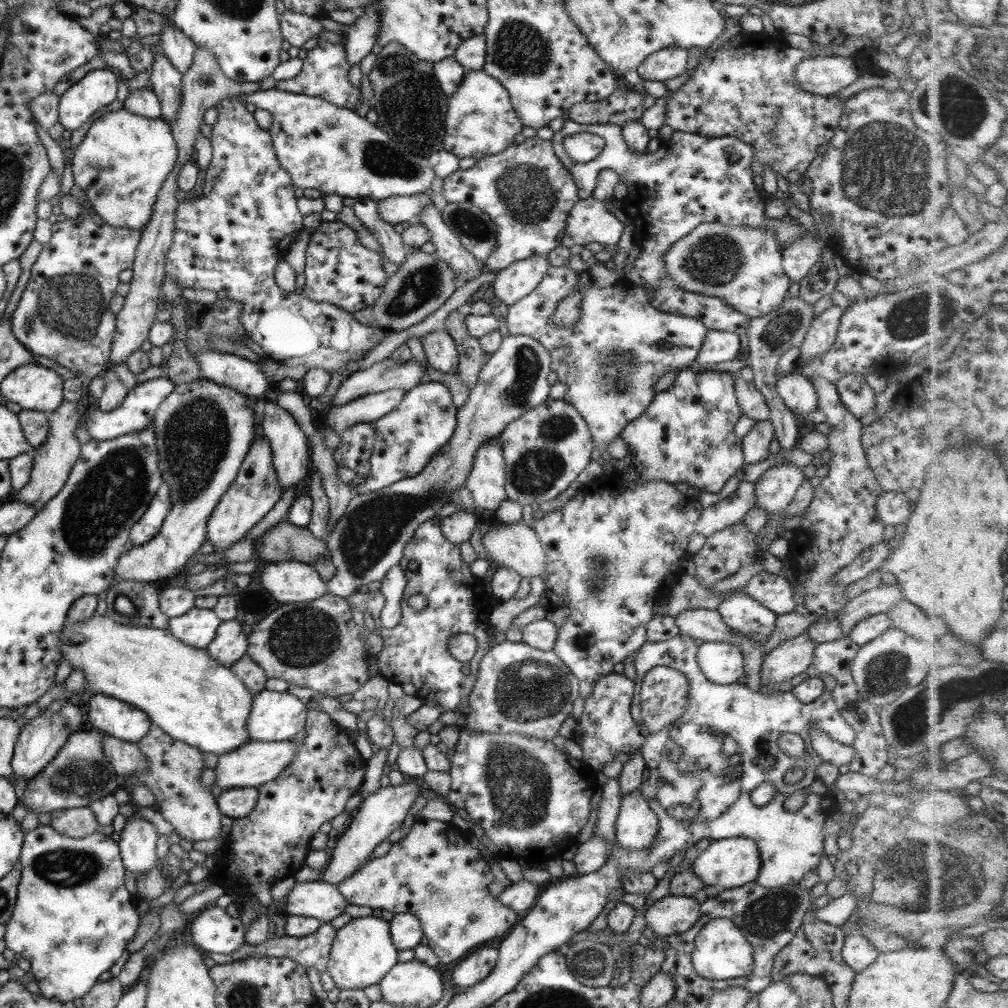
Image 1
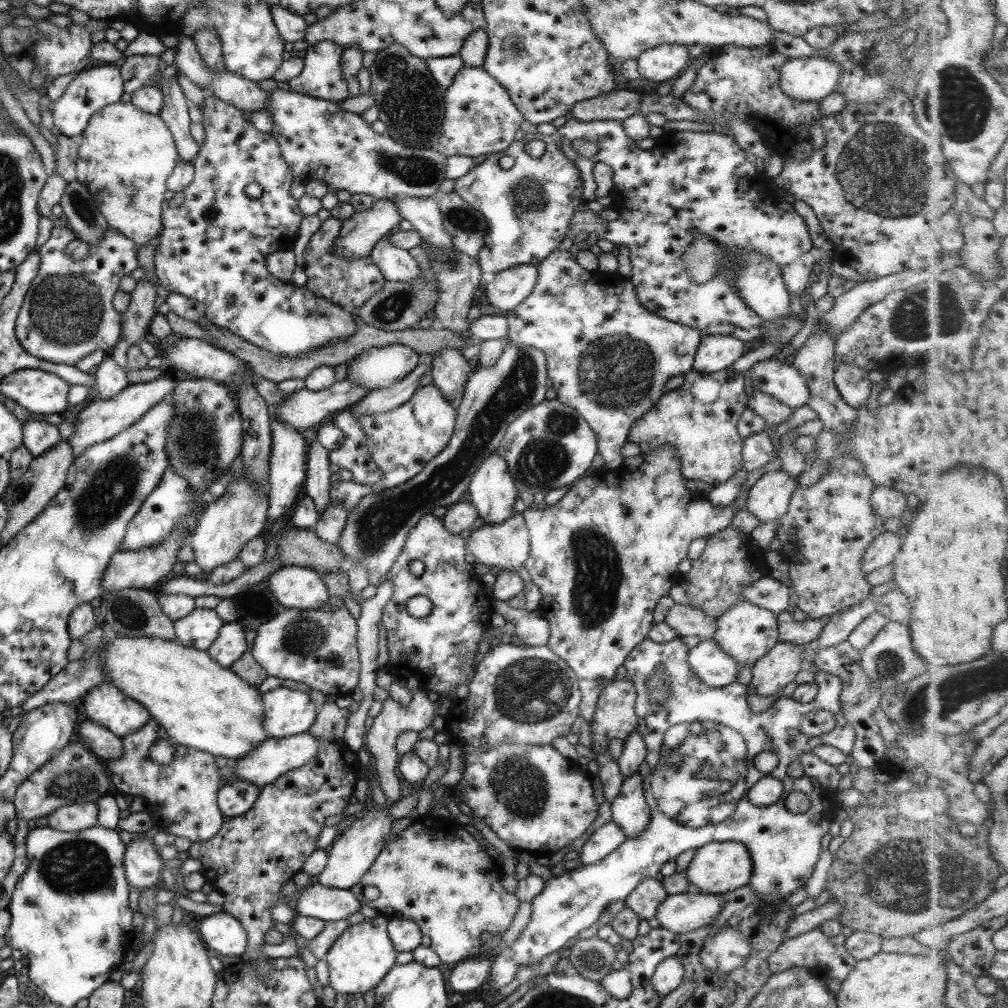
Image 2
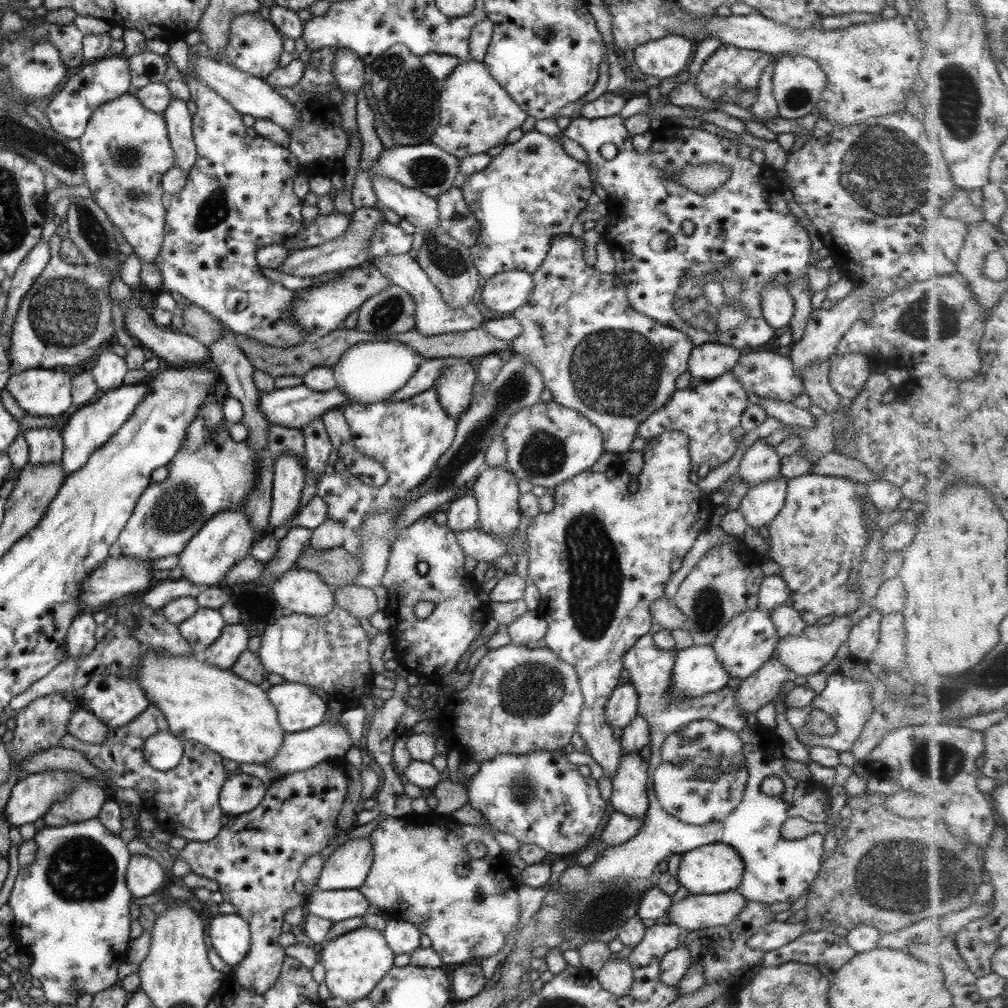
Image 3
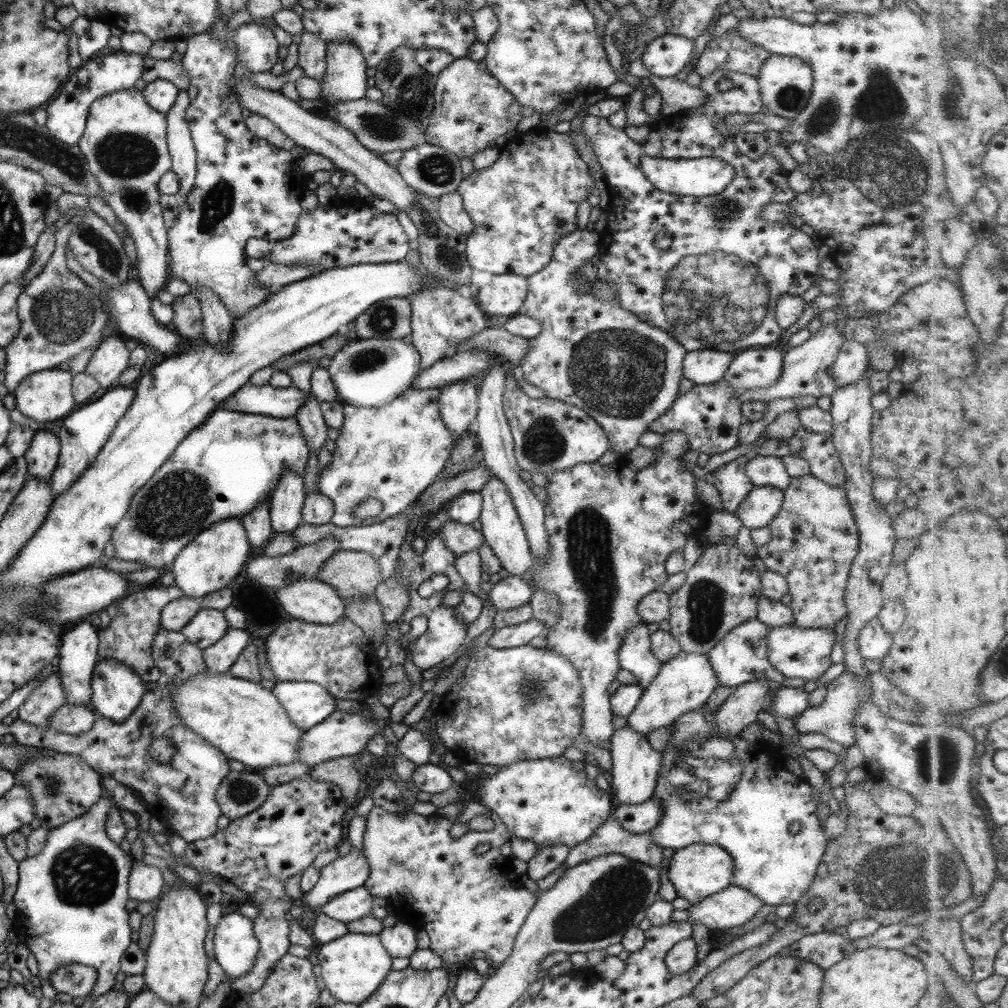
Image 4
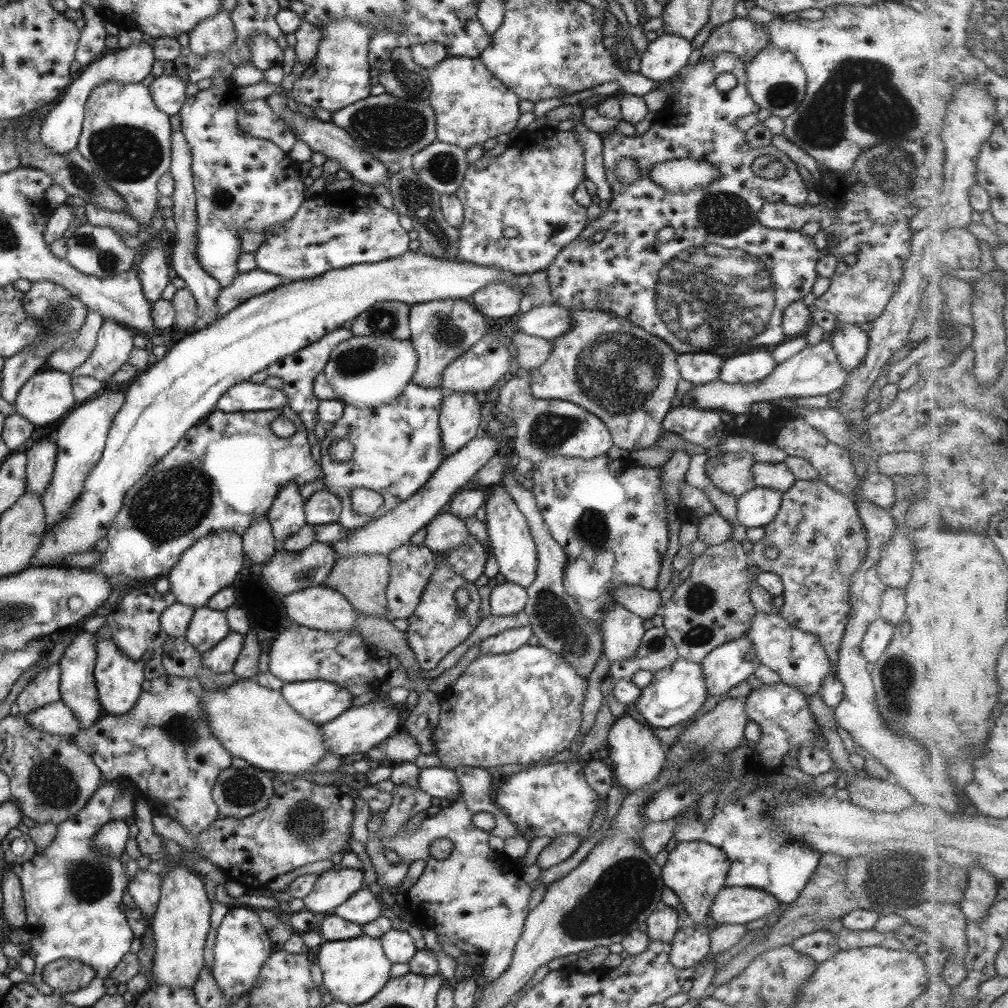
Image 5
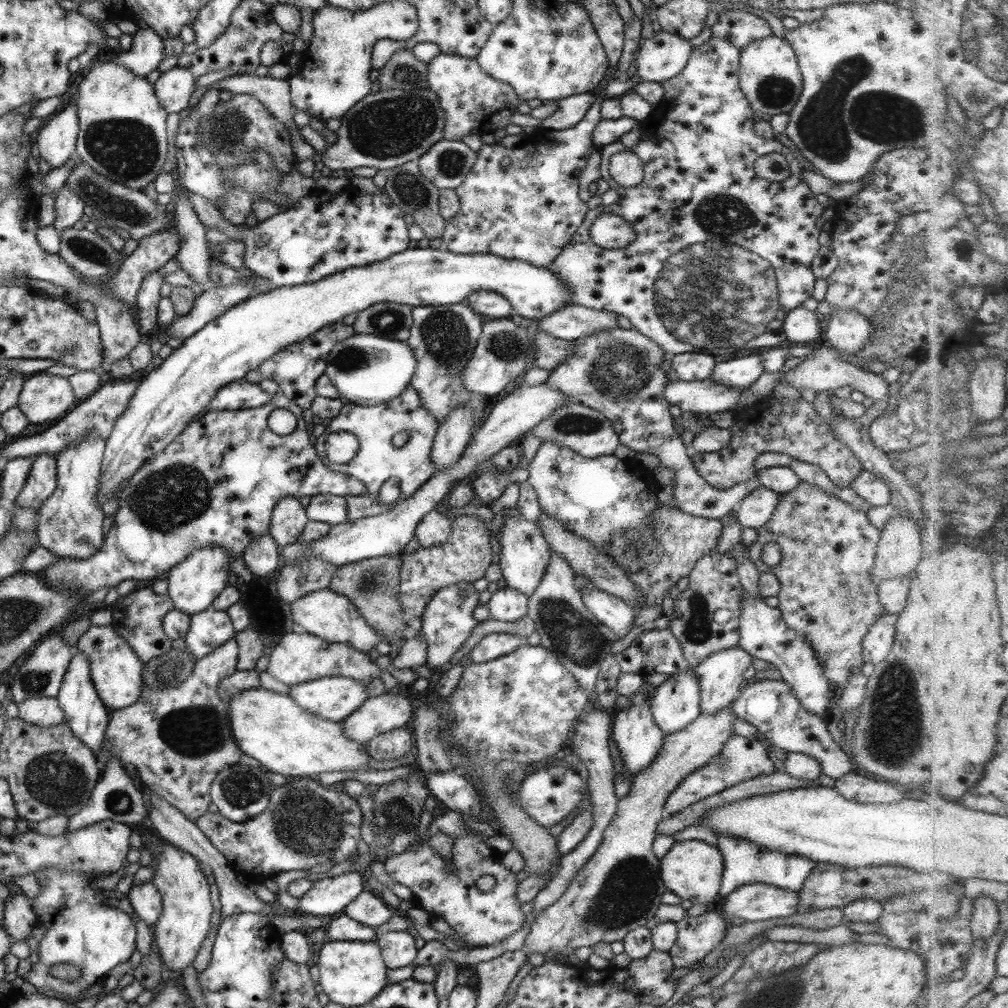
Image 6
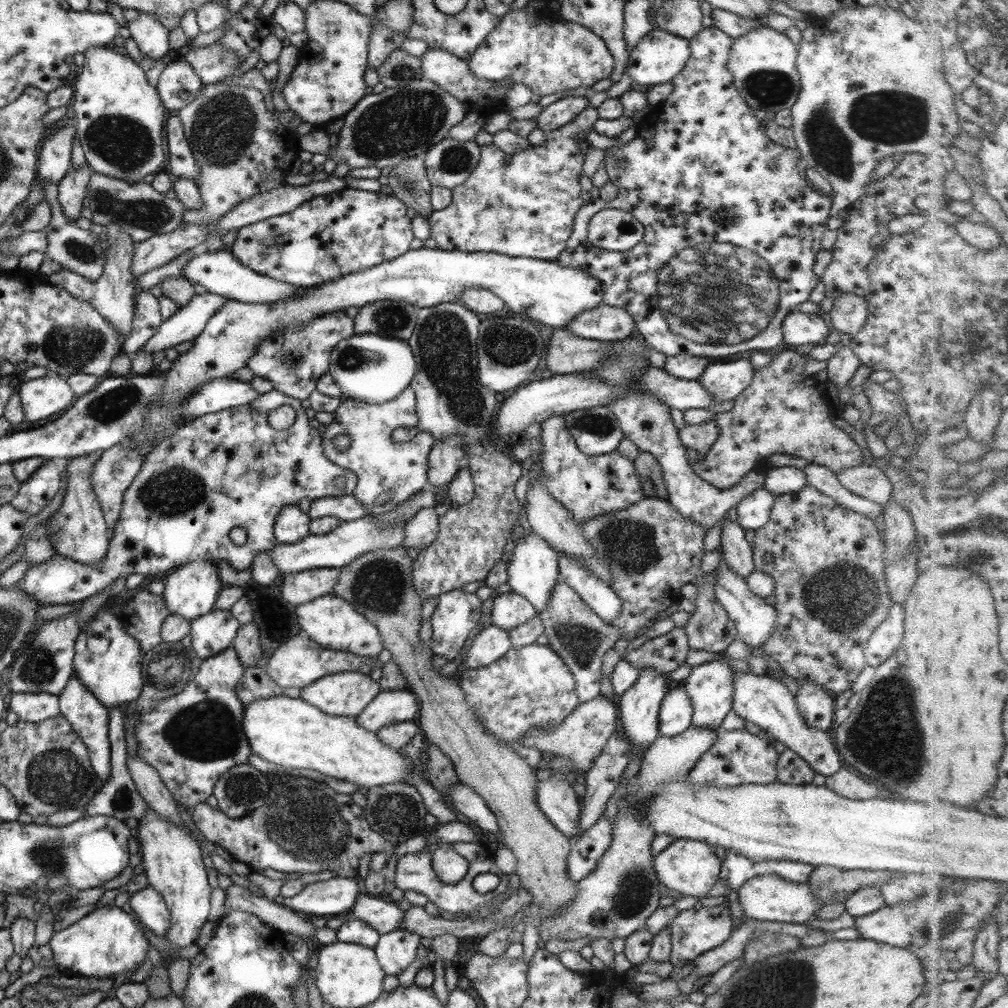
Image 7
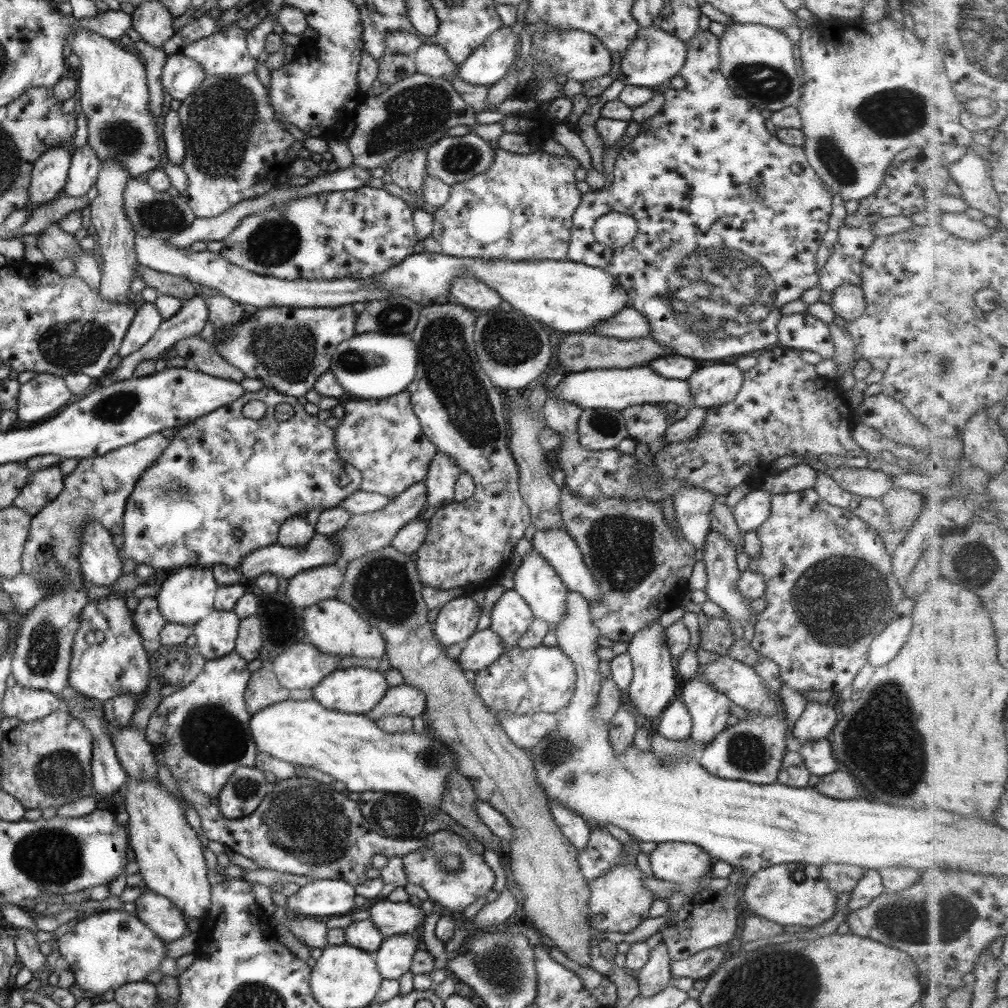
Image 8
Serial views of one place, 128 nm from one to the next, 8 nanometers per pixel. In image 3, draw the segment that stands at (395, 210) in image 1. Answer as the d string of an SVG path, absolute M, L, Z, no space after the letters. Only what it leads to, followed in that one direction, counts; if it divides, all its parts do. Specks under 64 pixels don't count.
M356 208L351 214L351 224L347 226L347 230L343 232L343 236L337 236L333 240L327 240L319 246L311 248L299 249L293 251L286 256L283 263L277 267L277 272L289 274L289 276L297 276L307 281L313 276L321 276L325 272L342 272L356 266L361 265L366 260L367 247L369 247L369 237L375 233L375 227L385 221L381 209L377 208Z

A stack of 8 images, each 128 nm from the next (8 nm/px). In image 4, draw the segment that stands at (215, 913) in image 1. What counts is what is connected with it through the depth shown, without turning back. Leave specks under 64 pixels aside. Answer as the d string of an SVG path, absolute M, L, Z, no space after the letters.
M233 911L221 915L214 927L213 956L228 982L243 977L255 963L258 952L252 920Z

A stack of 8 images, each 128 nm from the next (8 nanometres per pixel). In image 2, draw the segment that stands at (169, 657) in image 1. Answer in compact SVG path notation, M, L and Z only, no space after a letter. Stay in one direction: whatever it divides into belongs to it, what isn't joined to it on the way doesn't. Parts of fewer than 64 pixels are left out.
M105 628L106 632L104 635L104 639L101 641L101 644L97 646L97 650L99 651L99 647L101 647L101 652L99 652L99 655L101 655L101 671L103 671L103 678L107 683L113 683L121 693L125 696L129 696L129 698L139 702L139 704L143 705L145 707L145 710L150 714L150 718L155 719L155 722L159 723L159 726L164 728L164 732L166 733L166 736L171 740L173 743L177 745L183 745L189 748L193 748L198 751L206 752L207 754L210 754L211 756L221 756L221 758L236 760L237 758L240 758L241 756L245 756L247 752L251 752L251 749L255 748L257 745L261 745L263 743L263 740L266 740L266 733L263 731L263 705L261 704L261 697L260 692L256 687L252 687L250 684L247 684L244 680L241 680L230 668L223 668L222 666L219 666L217 662L212 661L211 657L206 653L206 651L201 650L195 650L194 648L185 648L182 644L179 644L176 640L163 640L163 638L153 638L151 636L142 636L135 634L134 636L125 636L123 634L118 633L112 633L108 631Z

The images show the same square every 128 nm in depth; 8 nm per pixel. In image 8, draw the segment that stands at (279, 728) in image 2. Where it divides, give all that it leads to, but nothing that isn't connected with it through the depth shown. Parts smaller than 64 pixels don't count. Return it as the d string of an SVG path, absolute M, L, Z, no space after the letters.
M347 667L344 669L335 669L333 672L324 676L315 688L311 688L311 696L321 707L347 714L363 715L369 712L371 708L383 698L383 693L388 689L383 673L377 669L371 670L364 667Z

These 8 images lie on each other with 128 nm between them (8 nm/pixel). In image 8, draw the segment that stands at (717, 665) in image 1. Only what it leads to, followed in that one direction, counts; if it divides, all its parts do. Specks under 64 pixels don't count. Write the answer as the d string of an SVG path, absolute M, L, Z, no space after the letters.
M675 699L662 710L653 732L668 740L683 741L690 737L690 728L691 719L687 708Z

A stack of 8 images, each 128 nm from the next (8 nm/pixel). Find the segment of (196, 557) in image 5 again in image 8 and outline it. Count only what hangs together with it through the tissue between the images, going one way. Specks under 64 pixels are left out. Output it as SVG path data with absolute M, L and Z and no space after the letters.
M203 566L181 567L177 572L163 579L154 596L157 611L166 620L183 626L194 625L213 610L214 597L219 584L211 574L211 568Z

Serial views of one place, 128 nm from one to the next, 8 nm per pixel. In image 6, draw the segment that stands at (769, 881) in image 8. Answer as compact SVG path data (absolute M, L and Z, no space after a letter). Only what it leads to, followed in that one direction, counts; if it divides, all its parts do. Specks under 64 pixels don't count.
M763 883L744 884L724 896L725 901L713 907L726 920L738 916L747 922L785 918L797 913L797 893Z

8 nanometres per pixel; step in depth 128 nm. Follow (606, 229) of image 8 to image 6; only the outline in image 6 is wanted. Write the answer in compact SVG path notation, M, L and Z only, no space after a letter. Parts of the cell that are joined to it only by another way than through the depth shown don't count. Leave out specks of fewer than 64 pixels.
M601 213L595 218L594 227L594 240L606 250L625 248L635 238L635 231L629 227L629 223L615 213Z

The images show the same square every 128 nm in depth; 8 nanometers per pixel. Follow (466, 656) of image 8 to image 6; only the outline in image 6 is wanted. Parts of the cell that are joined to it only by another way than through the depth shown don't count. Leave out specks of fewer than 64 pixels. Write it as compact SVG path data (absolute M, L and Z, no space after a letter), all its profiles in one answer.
M491 633L483 637L469 651L468 658L471 663L481 664L483 661L493 660L499 658L499 656L505 656L507 653L513 652L523 642L521 636Z

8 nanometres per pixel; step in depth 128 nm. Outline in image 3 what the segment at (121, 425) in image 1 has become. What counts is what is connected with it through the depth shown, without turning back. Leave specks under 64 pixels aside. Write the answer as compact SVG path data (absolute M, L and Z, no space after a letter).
M145 383L122 384L120 387L105 391L96 401L76 410L60 432L63 451L59 462L62 474L67 477L76 469L81 468L85 464L86 458L95 451L95 448L105 444L110 436L129 419L135 410L135 406L143 400L145 394L147 394Z

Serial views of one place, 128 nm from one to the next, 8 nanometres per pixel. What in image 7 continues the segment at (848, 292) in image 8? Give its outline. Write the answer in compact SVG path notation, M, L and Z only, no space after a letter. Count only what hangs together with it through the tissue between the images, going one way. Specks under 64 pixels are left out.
M843 293L832 300L832 307L828 313L831 326L835 330L853 336L865 323L868 313L867 303L863 297Z

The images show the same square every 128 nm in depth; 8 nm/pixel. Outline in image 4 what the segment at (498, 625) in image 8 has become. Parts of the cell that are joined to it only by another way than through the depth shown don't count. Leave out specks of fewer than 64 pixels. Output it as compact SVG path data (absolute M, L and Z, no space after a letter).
M507 575L485 597L495 611L507 611L526 604L531 595L532 590L523 578Z

